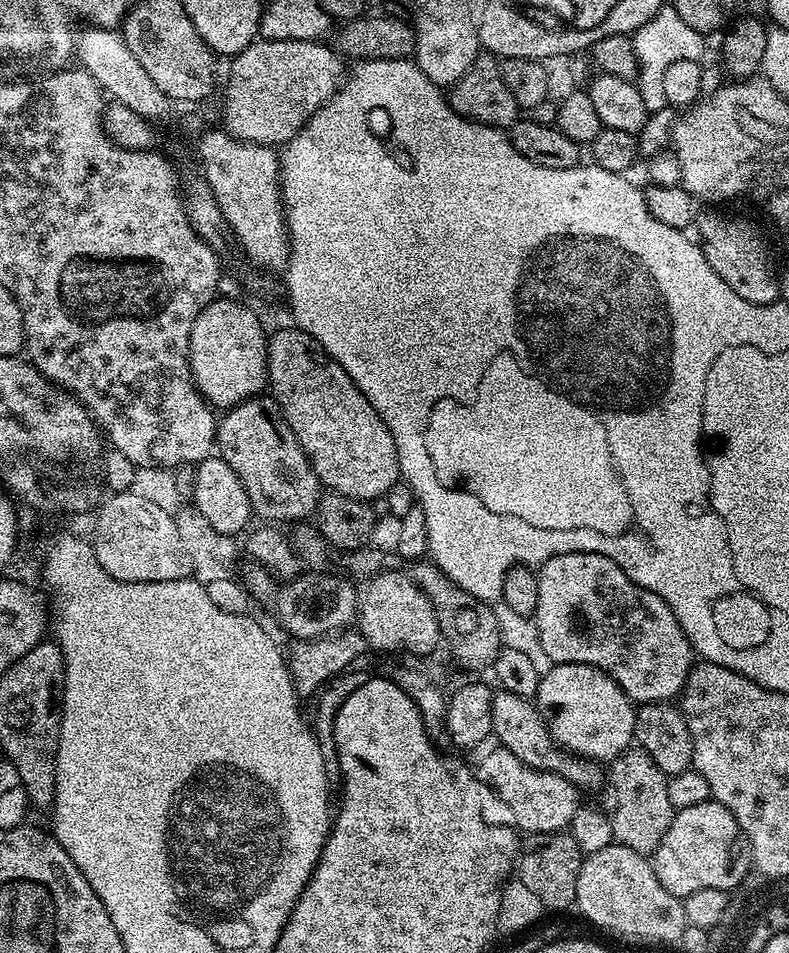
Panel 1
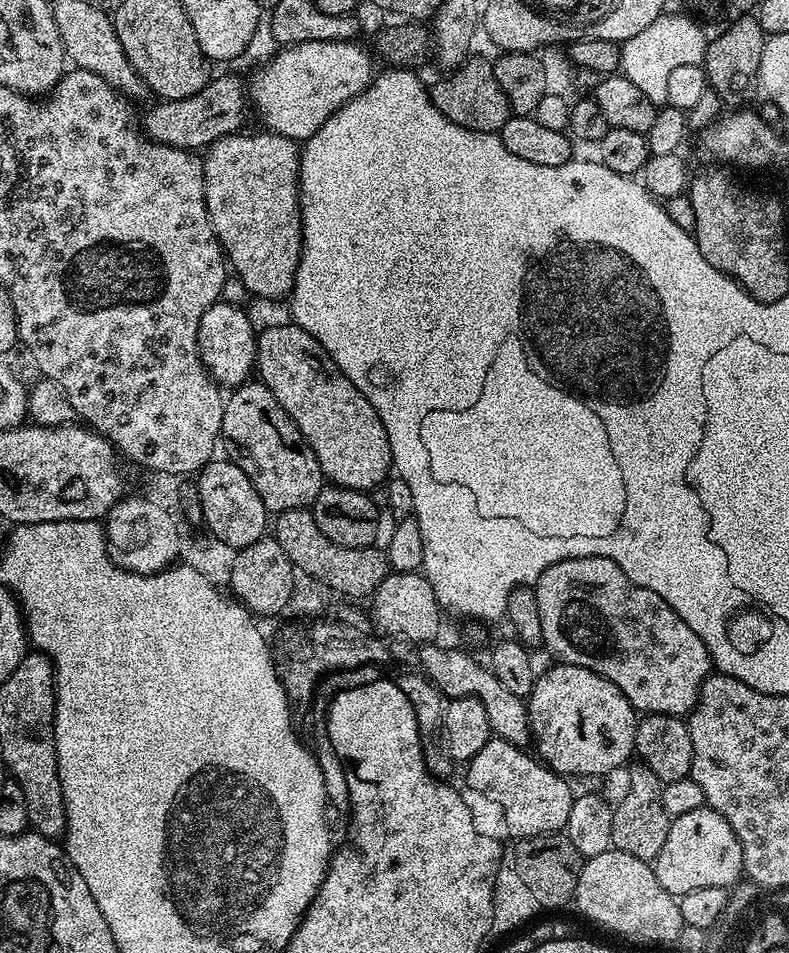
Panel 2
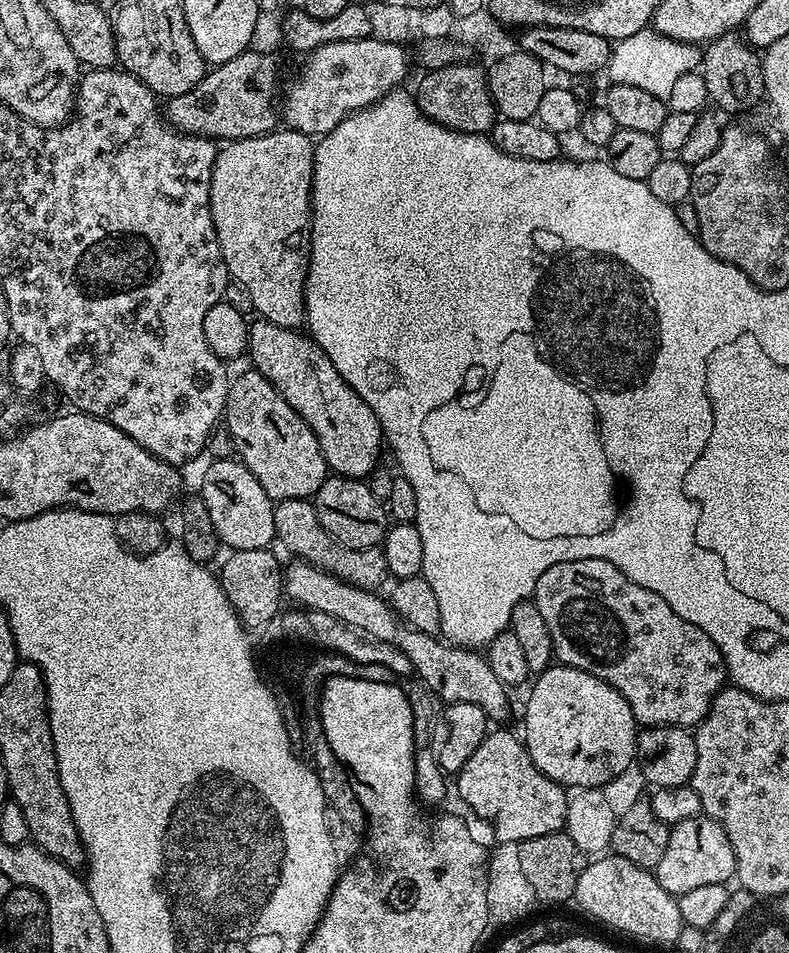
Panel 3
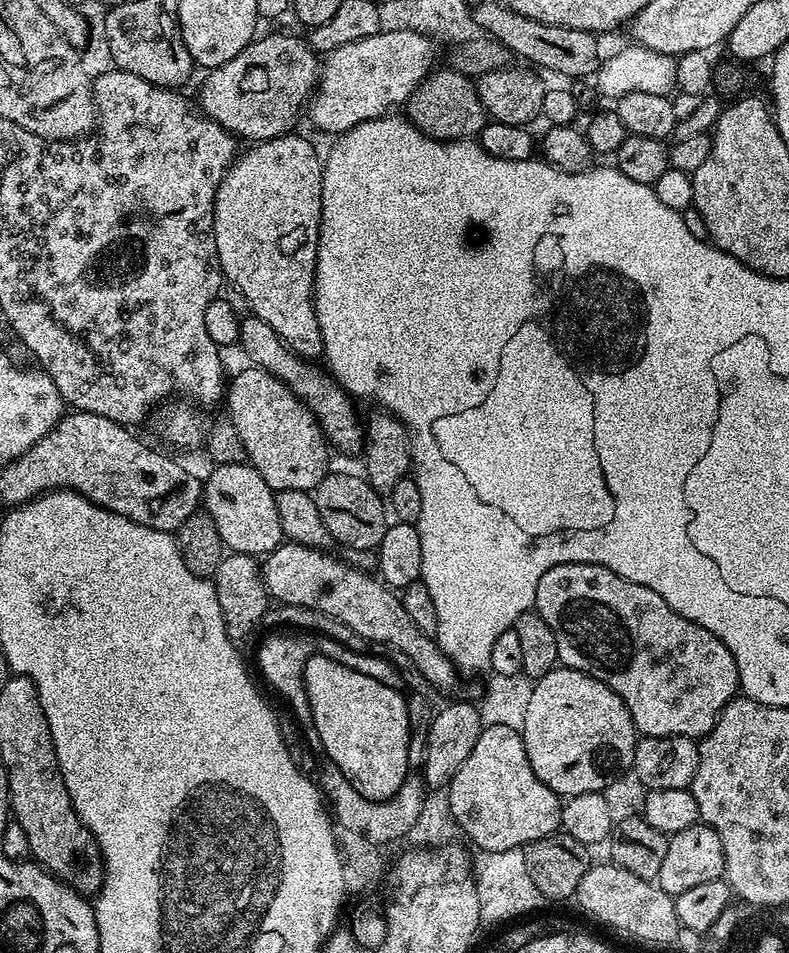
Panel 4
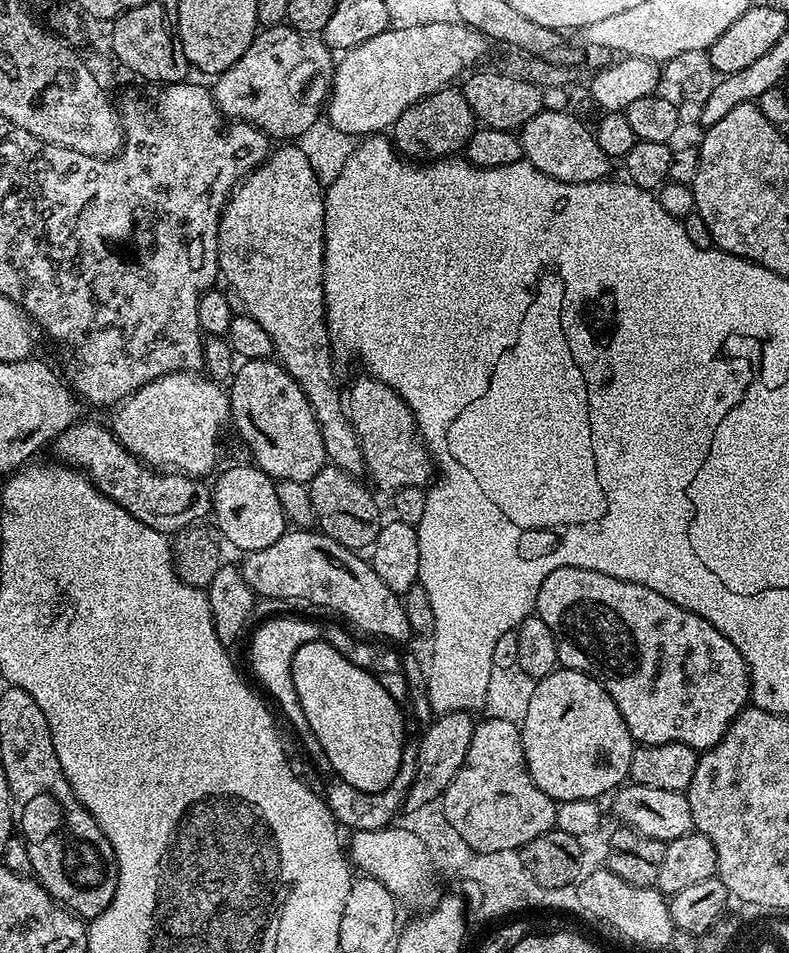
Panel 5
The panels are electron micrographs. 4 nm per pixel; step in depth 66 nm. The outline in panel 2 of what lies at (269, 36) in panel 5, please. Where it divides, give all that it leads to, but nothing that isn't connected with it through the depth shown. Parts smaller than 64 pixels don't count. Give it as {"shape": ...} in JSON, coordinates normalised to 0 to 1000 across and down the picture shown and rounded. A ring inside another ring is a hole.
{"shape":[[[278,80],[265,84],[260,92],[251,94],[251,99],[241,99],[241,103],[198,107],[193,119],[180,129],[188,146],[222,155],[259,157],[272,147],[303,140],[309,130],[311,85],[299,80]]]}

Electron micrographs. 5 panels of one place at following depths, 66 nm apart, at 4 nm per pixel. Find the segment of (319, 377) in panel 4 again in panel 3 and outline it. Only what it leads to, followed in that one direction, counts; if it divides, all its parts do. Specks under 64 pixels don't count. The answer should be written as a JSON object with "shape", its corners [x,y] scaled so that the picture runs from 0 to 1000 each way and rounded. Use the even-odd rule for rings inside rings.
{"shape":[[[324,334],[314,342],[312,374],[313,377],[319,377],[318,385],[332,391],[345,402],[347,409],[352,409],[352,413],[357,413],[357,418],[362,418],[362,422],[373,426],[373,430],[385,440],[388,447],[398,451],[403,468],[408,468],[408,476],[425,498],[455,504],[470,501],[478,494],[482,469],[485,471],[489,466],[479,439],[474,430],[469,430],[465,422],[442,405],[439,397],[433,397],[433,392],[423,388],[423,380],[413,376],[413,371],[402,363],[394,352],[373,344],[359,344],[333,334]]]}

